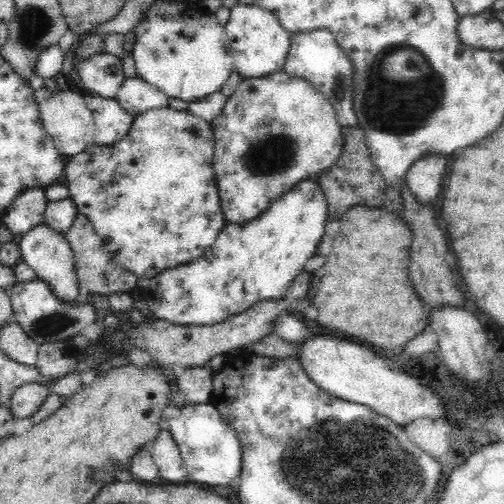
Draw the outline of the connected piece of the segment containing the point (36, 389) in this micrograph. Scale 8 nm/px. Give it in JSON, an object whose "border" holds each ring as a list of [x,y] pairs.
{"border":[[[32,380],[21,384],[12,393],[8,404],[12,416],[18,419],[28,419],[31,414],[38,412],[49,395],[50,389],[40,381]]]}

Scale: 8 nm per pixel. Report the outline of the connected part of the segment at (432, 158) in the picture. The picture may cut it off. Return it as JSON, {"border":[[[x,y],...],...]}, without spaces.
{"border":[[[430,154],[412,163],[406,176],[406,184],[421,204],[428,205],[440,194],[442,178],[446,174],[446,158],[440,154]]]}

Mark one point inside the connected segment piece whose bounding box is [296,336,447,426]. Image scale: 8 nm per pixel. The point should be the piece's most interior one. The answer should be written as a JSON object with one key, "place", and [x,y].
{"place":[344,370]}

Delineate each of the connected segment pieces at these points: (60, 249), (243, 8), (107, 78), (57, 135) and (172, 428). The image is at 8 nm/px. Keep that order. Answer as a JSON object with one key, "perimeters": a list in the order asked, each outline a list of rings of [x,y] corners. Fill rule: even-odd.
{"perimeters":[[[[46,222],[38,223],[21,236],[19,247],[21,258],[34,270],[37,280],[47,282],[60,300],[74,304],[84,297],[85,292],[79,289],[73,250],[63,233],[48,227]]],[[[237,3],[231,8],[225,31],[233,58],[232,75],[235,78],[265,77],[283,70],[292,34],[282,27],[274,13],[258,5]]],[[[108,53],[80,59],[75,64],[75,70],[84,88],[102,98],[114,99],[120,84],[126,78],[122,72],[122,60]]],[[[45,85],[35,90],[35,99],[39,104],[40,118],[44,130],[54,142],[58,153],[67,158],[85,152],[93,144],[95,135],[95,122],[92,111],[85,103],[85,97],[74,91],[58,90],[50,85]]],[[[210,402],[183,406],[180,416],[169,421],[169,431],[192,482],[226,486],[240,474],[241,444],[236,431],[222,419],[222,415]]]]}

